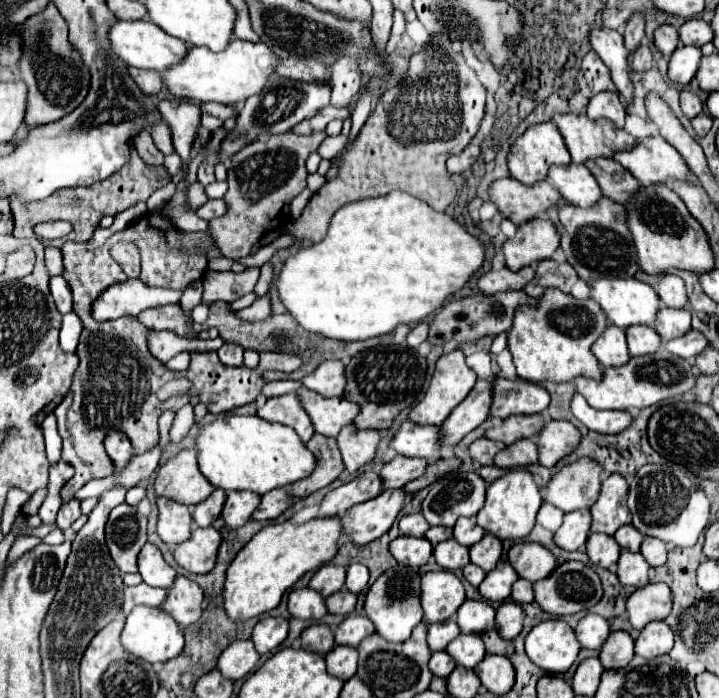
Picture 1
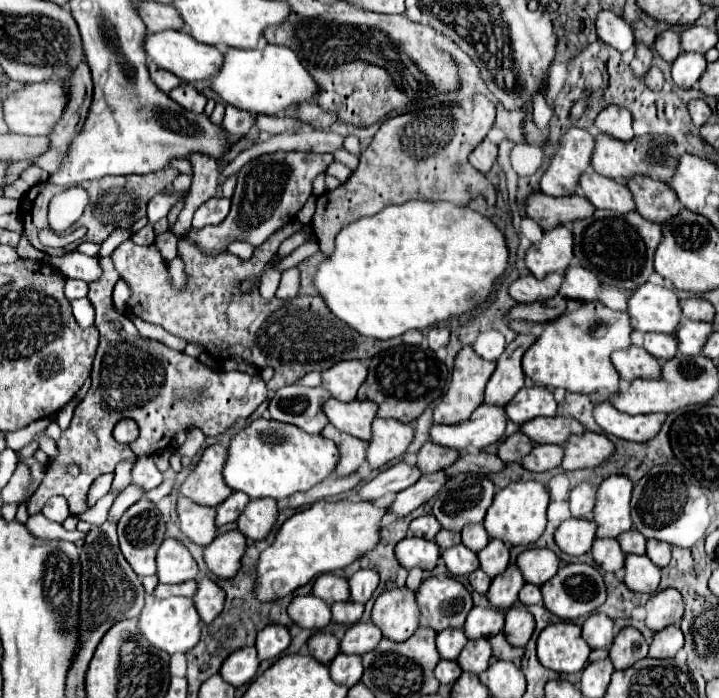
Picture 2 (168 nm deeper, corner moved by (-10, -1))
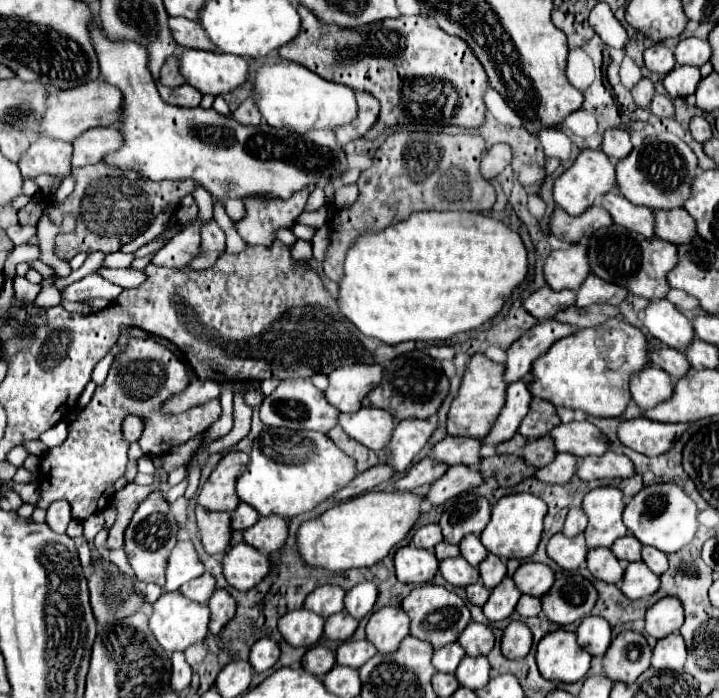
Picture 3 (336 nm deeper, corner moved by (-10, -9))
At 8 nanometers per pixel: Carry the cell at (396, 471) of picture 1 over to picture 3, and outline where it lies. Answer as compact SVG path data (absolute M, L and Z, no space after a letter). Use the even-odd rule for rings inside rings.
M451 437L443 439L433 447L433 457L447 465L469 465L477 467L481 463L481 445L477 437Z

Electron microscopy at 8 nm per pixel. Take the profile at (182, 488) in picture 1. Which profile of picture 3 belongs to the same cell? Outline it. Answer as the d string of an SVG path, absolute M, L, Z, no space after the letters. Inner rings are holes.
M229 451L203 485L197 503L209 511L235 511L235 507L241 503L235 491L235 479L247 469L247 463L247 453Z

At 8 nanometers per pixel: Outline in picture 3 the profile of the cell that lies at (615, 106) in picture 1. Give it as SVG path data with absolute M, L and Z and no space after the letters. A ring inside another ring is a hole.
M607 129L605 139L603 139L603 151L609 159L619 161L631 153L633 145L629 139L629 133L625 129Z

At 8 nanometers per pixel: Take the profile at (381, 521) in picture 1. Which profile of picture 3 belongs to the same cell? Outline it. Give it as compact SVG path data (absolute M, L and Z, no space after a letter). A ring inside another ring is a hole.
M451 467L441 479L437 479L425 493L425 499L431 501L433 505L441 505L447 499L459 495L459 493L467 493L475 487L479 487L483 483L483 473L479 469L471 469L471 467Z

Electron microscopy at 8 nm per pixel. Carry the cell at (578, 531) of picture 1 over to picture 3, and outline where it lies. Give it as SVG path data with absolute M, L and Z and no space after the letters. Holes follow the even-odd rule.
M557 533L549 539L547 543L547 555L551 561L555 561L561 569L575 571L581 567L581 563L587 557L587 545L585 545L585 535L577 537L565 537L563 533Z

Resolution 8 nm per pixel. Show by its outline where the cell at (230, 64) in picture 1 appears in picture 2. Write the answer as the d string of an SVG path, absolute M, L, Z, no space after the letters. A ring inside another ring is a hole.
M267 43L261 49L227 49L223 55L221 69L211 75L211 91L223 101L237 109L253 115L283 115L299 101L311 101L317 93L317 85L297 55L279 45Z

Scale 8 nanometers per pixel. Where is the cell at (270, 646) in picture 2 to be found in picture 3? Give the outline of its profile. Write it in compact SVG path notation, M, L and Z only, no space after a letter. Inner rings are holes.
M259 639L259 643L253 643L249 663L255 673L263 673L271 669L279 659L279 645L273 639Z

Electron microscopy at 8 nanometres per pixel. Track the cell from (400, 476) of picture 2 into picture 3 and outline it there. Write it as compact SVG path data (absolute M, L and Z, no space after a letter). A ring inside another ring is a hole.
M423 457L419 463L415 463L409 473L405 473L401 479L395 481L395 489L401 491L413 491L413 489L423 489L431 485L435 479L439 479L449 467L443 467L443 463L435 463L435 459Z

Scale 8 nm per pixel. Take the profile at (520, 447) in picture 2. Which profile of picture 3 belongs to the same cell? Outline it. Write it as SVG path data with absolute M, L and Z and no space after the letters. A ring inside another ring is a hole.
M545 435L537 441L529 441L525 445L525 461L529 465L535 465L535 467L545 467L547 463L551 463L555 459L557 451L555 451L555 443L551 443L551 437Z

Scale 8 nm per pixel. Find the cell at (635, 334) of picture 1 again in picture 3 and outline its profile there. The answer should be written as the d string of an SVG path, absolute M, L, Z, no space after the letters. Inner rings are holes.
M665 345L661 349L657 349L657 351L651 351L649 357L651 357L653 365L667 371L673 379L681 379L691 369L691 365L687 363L687 359L685 359L685 355L681 351L675 351L675 349L665 347Z

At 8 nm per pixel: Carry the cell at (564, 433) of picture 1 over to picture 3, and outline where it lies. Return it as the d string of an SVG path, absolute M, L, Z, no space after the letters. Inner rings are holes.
M607 451L601 457L589 455L579 459L579 469L575 473L583 481L593 481L593 479L627 479L635 475L635 465L629 457L623 453L613 453Z

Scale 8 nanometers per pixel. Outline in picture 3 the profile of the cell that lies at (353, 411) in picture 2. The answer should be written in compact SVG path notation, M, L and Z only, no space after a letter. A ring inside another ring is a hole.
M361 409L357 413L341 413L339 425L343 431L373 451L381 451L391 441L395 417L385 409Z

